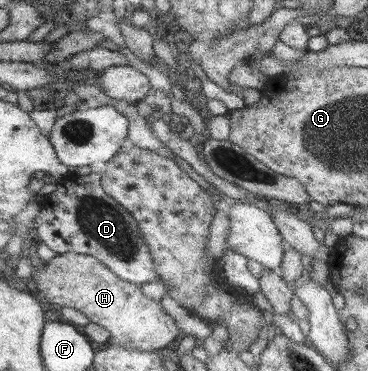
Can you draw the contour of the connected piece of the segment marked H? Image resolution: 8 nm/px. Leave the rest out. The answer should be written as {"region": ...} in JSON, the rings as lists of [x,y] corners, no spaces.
{"region":[[[68,252],[57,254],[56,257],[47,261],[40,267],[33,267],[33,278],[37,282],[39,291],[49,303],[57,303],[62,307],[78,309],[96,323],[109,331],[107,344],[121,345],[122,347],[135,347],[142,351],[155,351],[164,349],[170,343],[179,340],[182,336],[180,329],[176,327],[174,319],[162,308],[160,301],[152,300],[140,290],[140,285],[120,279],[107,265],[91,255]]]}

